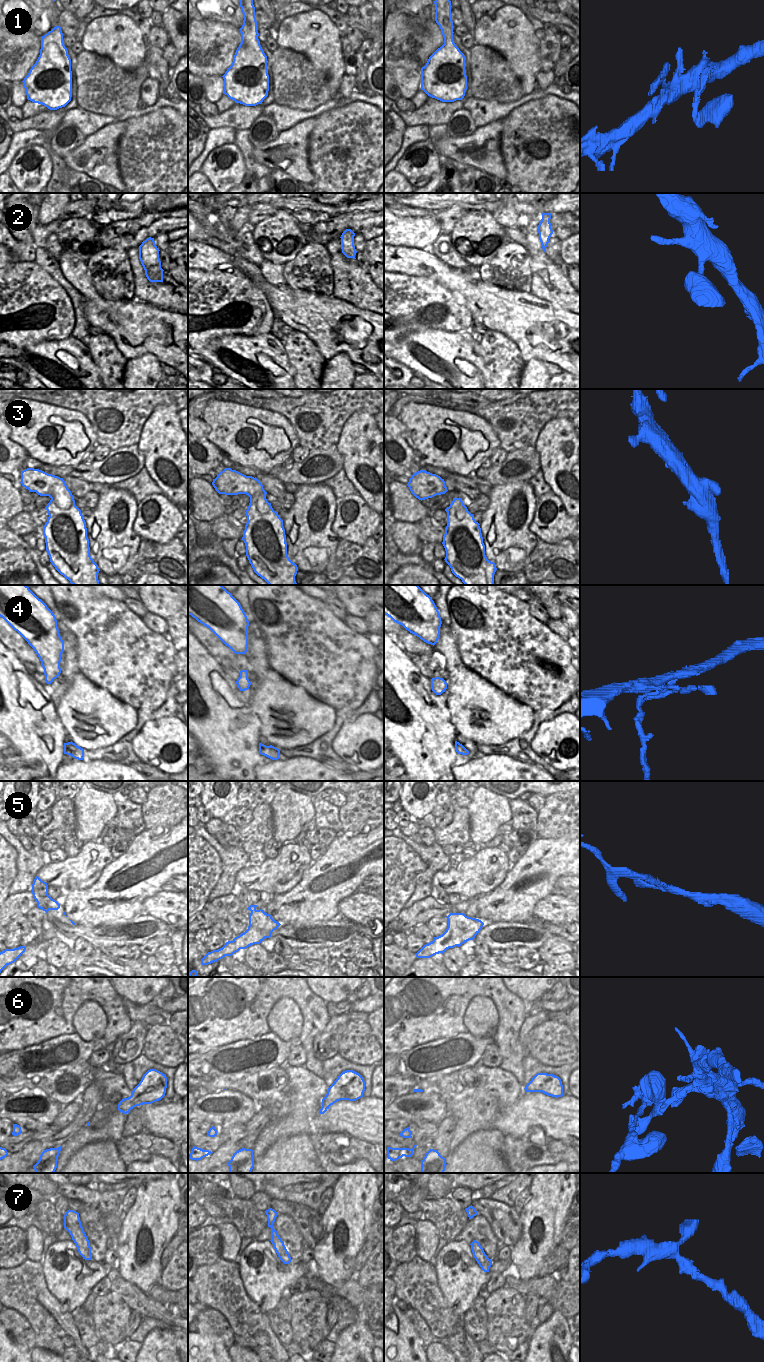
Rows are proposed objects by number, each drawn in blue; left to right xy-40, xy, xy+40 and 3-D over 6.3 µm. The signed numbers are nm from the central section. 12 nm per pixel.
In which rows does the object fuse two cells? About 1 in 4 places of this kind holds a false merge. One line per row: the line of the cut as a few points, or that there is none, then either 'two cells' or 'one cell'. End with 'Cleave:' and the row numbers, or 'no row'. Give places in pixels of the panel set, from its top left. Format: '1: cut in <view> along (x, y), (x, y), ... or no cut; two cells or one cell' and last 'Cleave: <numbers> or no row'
1: no cut; one cell
2: no cut; one cell
3: no cut; one cell
4: no cut; one cell
5: no cut; one cell
6: cut in xy-40 along (129, 1097), (135, 1106); two cells
7: no cut; one cell
Cleave: 6

